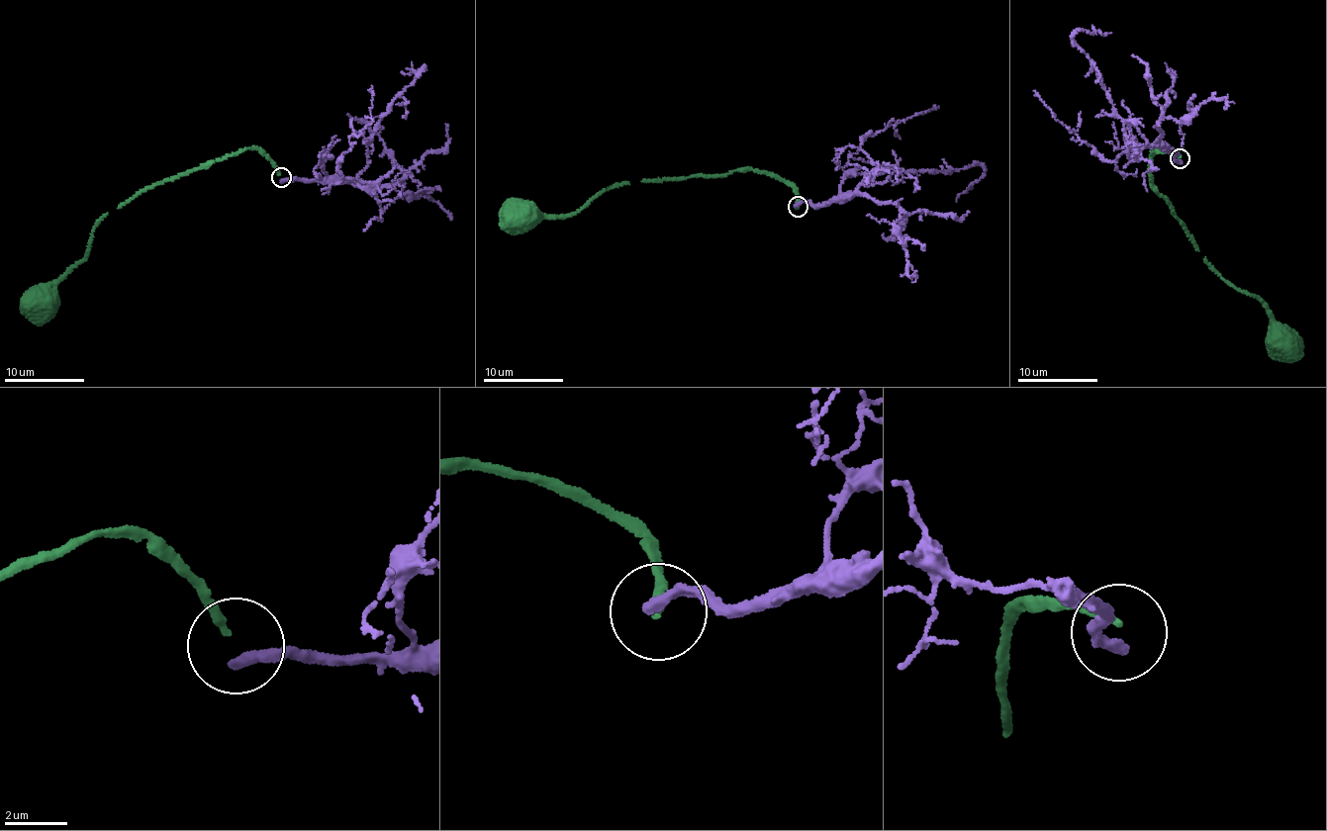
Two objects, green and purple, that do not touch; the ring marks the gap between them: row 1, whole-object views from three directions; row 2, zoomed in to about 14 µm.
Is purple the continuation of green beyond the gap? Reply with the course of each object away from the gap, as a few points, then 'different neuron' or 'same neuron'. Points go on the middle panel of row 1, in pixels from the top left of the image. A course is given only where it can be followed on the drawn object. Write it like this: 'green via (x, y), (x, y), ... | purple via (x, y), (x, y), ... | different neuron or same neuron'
green via (797, 208), (796, 192), (792, 187), (752, 170), (617, 184), (563, 215), (524, 212) | purple via (797, 205), (851, 199), (859, 187), (902, 170), (980, 165), (981, 176), (956, 201) | different neuron

